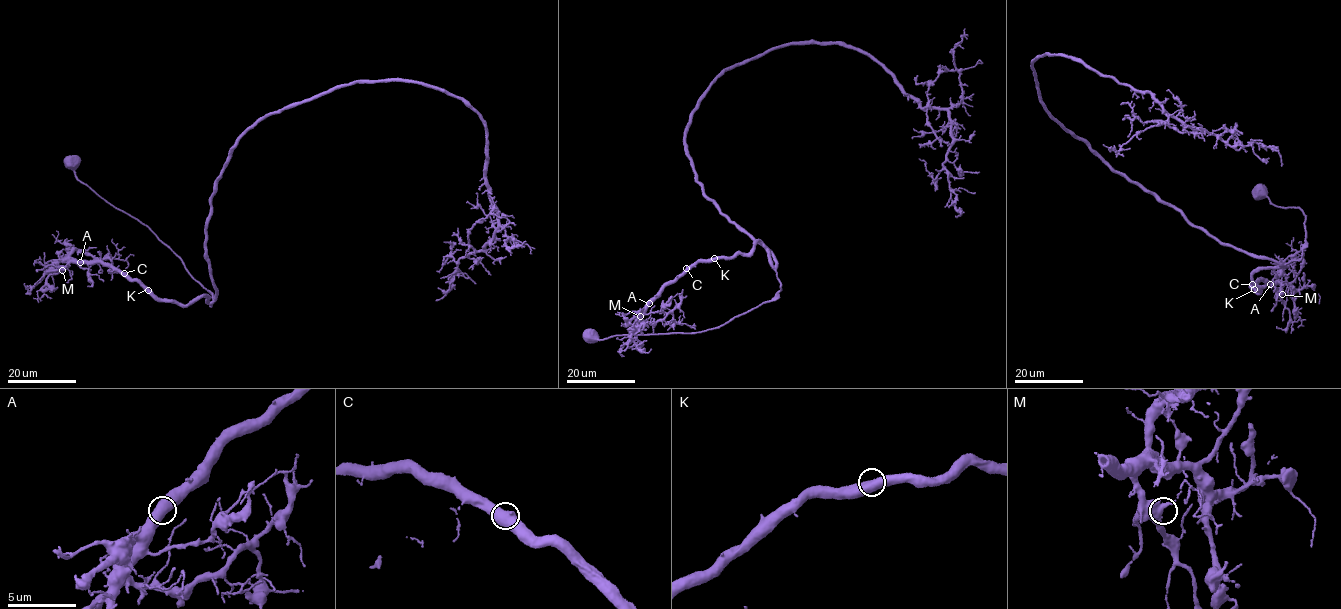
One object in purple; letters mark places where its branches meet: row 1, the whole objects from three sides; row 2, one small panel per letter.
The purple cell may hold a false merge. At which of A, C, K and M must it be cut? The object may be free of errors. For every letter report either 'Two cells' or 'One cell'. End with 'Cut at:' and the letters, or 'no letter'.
A: One cell
C: One cell
K: One cell
M: One cell
Cut at: no letter

